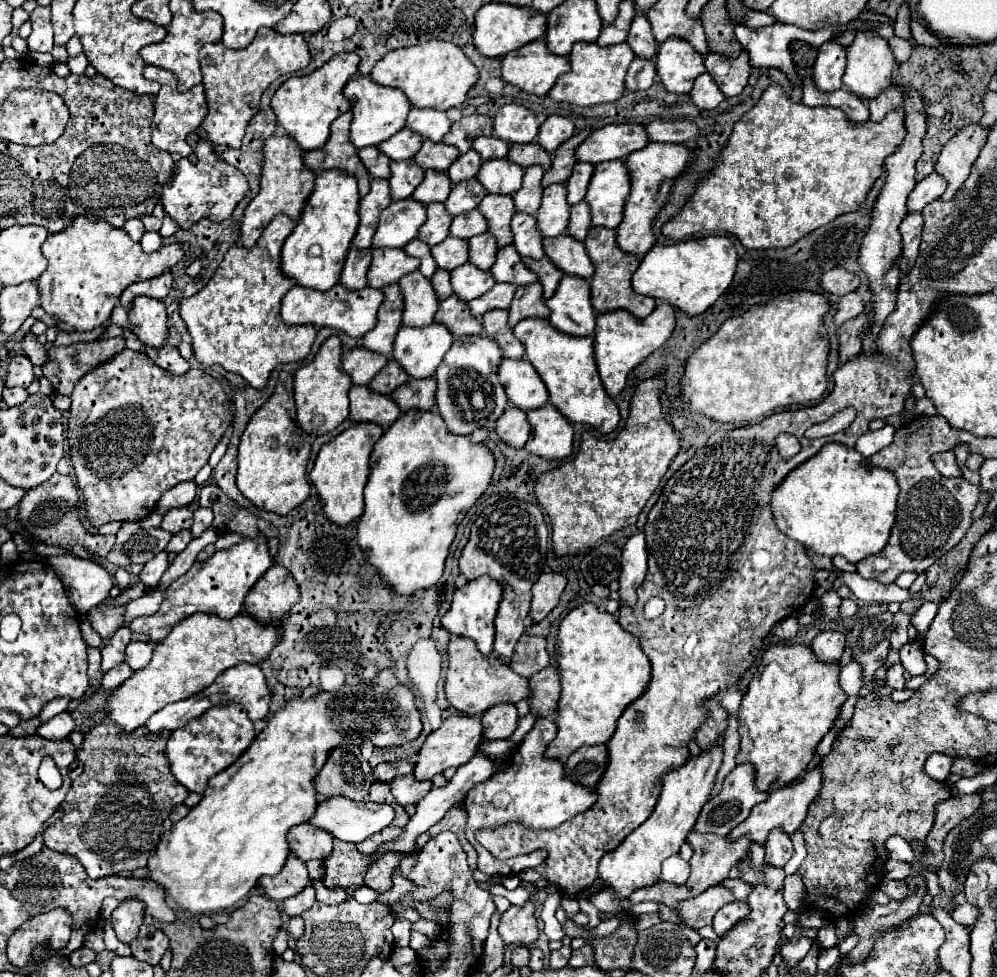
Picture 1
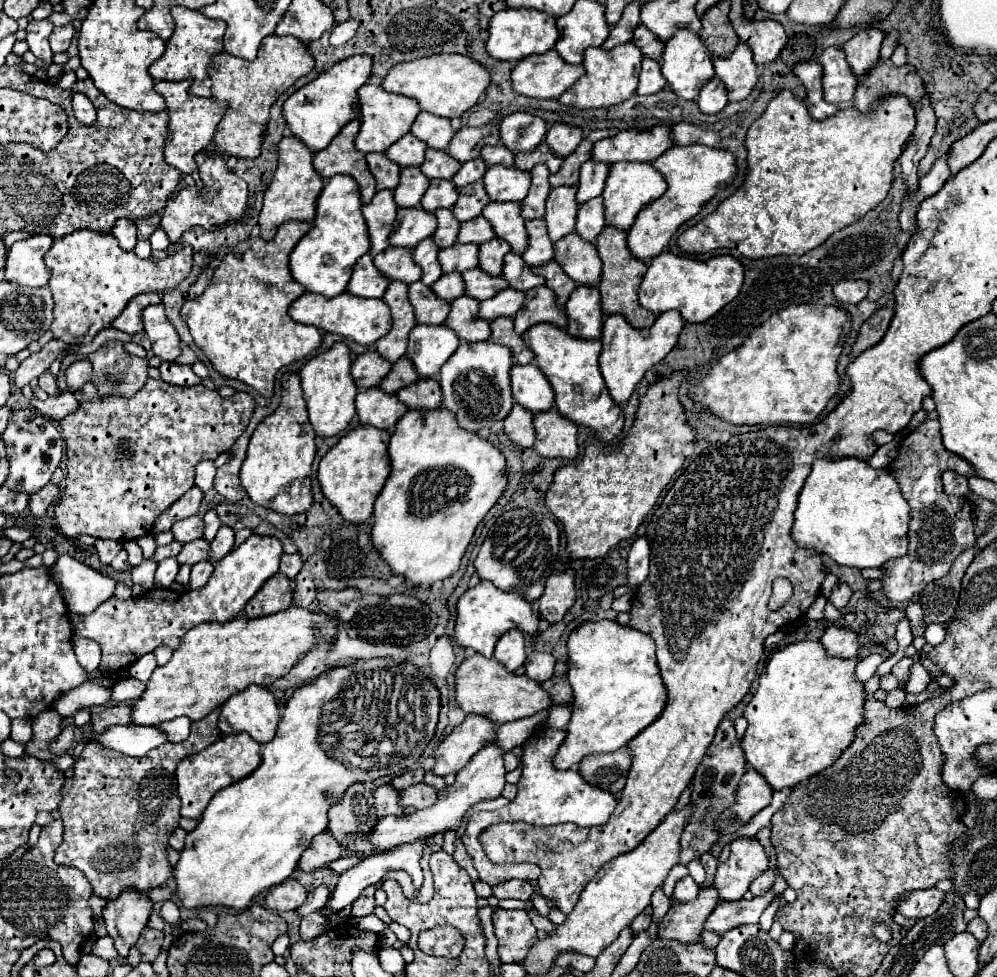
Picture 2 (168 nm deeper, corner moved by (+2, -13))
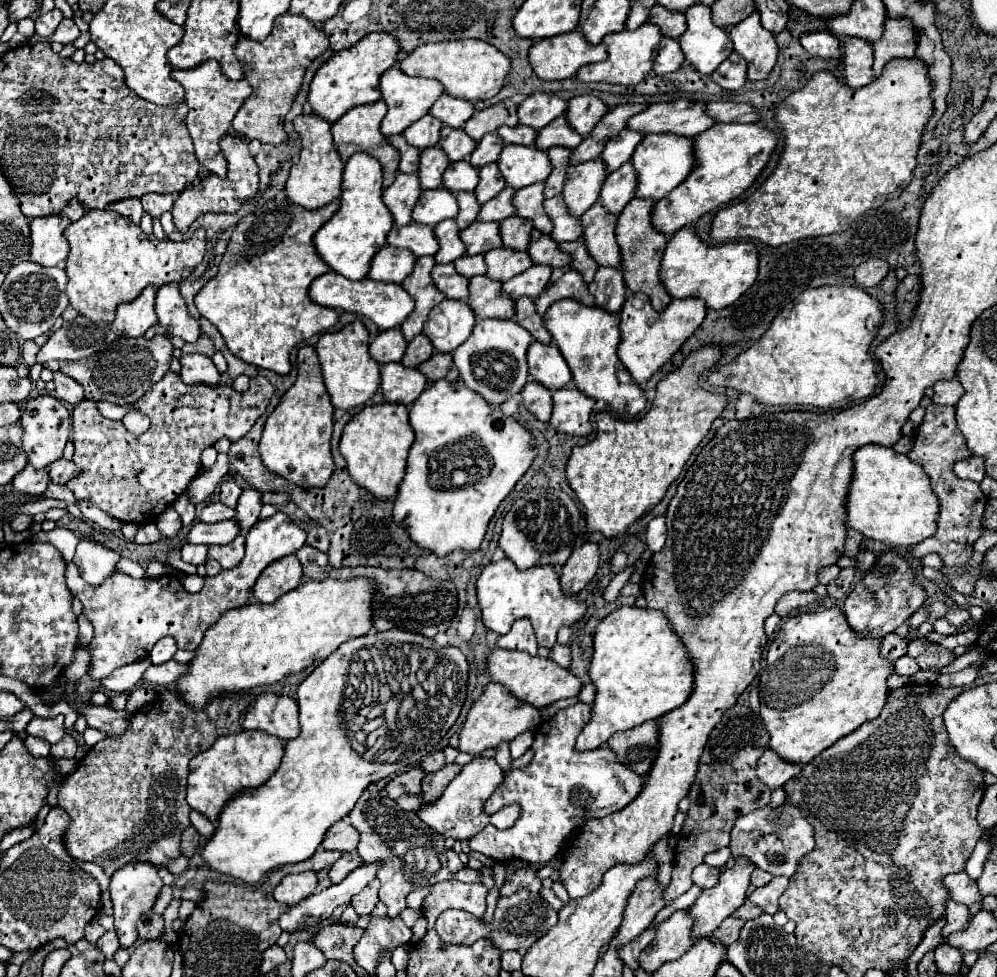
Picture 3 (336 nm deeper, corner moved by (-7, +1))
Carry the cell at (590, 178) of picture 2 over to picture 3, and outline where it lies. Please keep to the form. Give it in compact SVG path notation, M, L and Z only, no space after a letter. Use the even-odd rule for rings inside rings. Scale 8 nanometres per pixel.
M623 128L619 136L611 138L605 144L605 150L601 154L601 160L607 166L607 172L613 172L621 164L629 162L629 158L633 156L633 150L637 148L637 142L641 142L641 138L645 138L645 134L637 134L635 130L629 130L629 128Z

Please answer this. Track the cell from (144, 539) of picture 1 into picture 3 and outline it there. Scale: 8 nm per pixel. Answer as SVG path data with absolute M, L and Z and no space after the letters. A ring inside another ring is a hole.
M223 520L217 524L203 524L197 522L193 524L191 532L189 532L189 542L193 544L229 544L233 542L233 538L237 538L241 534L241 528L237 526L237 520Z

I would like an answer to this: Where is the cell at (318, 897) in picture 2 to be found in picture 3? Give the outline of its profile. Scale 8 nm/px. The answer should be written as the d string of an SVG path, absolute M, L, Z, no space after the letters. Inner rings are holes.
M343 854L343 856L331 866L329 878L331 878L335 884L339 884L353 868L357 868L357 866L361 866L361 864L363 864L363 860L361 860L357 854Z

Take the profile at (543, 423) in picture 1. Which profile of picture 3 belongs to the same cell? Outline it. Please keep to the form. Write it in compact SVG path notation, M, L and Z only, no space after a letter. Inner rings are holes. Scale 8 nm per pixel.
M575 386L553 392L553 414L549 424L571 436L587 436L591 432L591 410L595 400L579 392Z

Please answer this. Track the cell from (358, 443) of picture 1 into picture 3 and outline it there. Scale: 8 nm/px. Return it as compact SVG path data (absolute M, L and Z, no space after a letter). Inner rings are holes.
M381 402L377 406L363 408L351 422L343 428L339 450L347 460L347 470L351 478L367 488L373 496L387 500L397 494L397 488L405 476L407 454L413 444L413 428L409 424L409 410L405 404Z

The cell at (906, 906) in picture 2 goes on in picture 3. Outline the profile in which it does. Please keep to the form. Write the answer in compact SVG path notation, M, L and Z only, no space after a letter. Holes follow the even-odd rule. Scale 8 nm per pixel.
M967 872L949 874L949 878L943 880L943 884L949 888L949 894L955 902L963 902L969 906L970 916L973 917L981 910L981 892L977 890L977 882L967 876Z

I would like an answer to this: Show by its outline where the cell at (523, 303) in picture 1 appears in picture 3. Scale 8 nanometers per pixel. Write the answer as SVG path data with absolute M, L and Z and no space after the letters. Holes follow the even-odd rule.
M571 266L565 268L557 268L553 270L553 278L547 284L547 288L541 292L541 296L535 300L537 312L543 316L547 312L547 308L563 298L573 298L583 302L585 306L593 306L595 298L589 294L585 280L581 278L581 274L577 274L577 270L573 270Z

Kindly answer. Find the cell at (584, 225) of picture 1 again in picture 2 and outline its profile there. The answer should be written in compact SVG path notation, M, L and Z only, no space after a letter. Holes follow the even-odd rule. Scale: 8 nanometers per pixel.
M598 196L594 200L588 200L588 204L580 206L576 216L576 232L582 240L594 242L602 228L604 228L604 206Z

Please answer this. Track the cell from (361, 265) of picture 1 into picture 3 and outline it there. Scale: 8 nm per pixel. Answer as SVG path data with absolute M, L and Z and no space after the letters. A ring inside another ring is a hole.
M385 246L375 254L371 262L369 278L401 284L411 274L413 266L415 266L415 258L413 254L409 254L409 250L397 250L393 246Z

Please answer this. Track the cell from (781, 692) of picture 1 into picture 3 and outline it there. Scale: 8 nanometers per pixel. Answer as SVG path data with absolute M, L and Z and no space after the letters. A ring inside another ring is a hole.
M817 608L811 612L797 612L779 630L767 654L767 666L759 676L761 718L771 736L771 750L793 764L807 764L839 738L857 730L863 722L881 714L887 702L887 678L893 674L893 662L881 656L881 638L857 636L841 608Z

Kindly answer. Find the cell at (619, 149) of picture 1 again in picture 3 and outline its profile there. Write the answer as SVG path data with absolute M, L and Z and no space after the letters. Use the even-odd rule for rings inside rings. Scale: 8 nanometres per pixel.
M677 98L671 102L659 102L649 106L645 112L635 114L627 122L627 128L643 134L673 132L679 136L693 138L715 124L713 118L709 118L709 114L705 112L705 108L707 104L703 100L693 102Z

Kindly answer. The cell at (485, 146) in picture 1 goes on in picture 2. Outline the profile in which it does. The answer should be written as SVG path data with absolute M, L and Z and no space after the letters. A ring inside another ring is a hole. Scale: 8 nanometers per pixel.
M498 144L498 146L484 146L480 156L486 162L486 166L494 166L494 164L512 166L514 164L514 152L510 152L502 144Z

